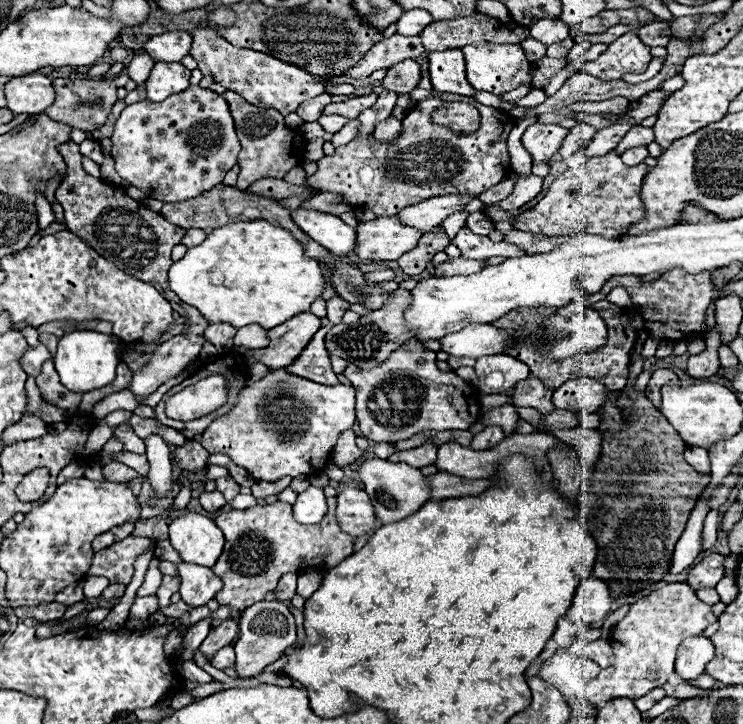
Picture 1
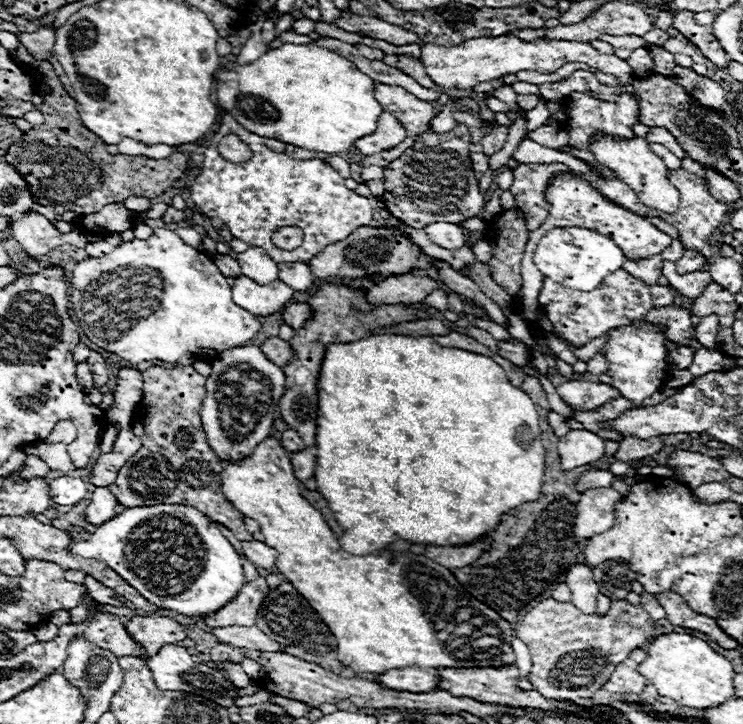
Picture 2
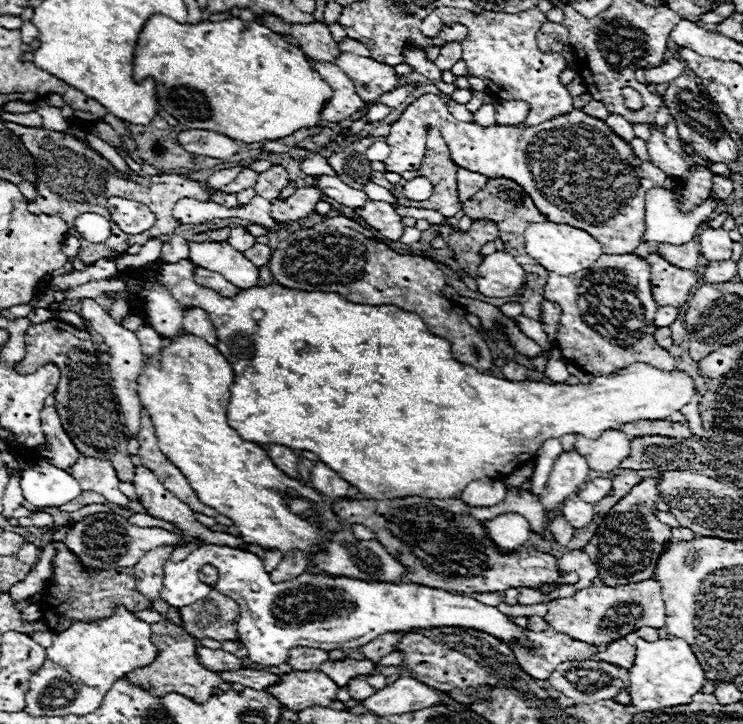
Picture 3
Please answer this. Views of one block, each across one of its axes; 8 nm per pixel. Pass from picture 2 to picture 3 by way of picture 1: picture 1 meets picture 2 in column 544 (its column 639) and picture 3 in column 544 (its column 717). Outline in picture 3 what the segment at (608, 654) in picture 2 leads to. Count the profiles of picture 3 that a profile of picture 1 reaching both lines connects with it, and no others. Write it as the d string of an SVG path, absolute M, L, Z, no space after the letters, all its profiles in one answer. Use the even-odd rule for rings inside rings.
M654 578L616 588L612 586L584 588L572 598L548 602L548 612L544 616L544 622L548 622L548 626L552 626L556 632L564 632L574 640L594 646L608 646L642 626L662 628L664 620L666 620L666 610L664 610L662 590Z

